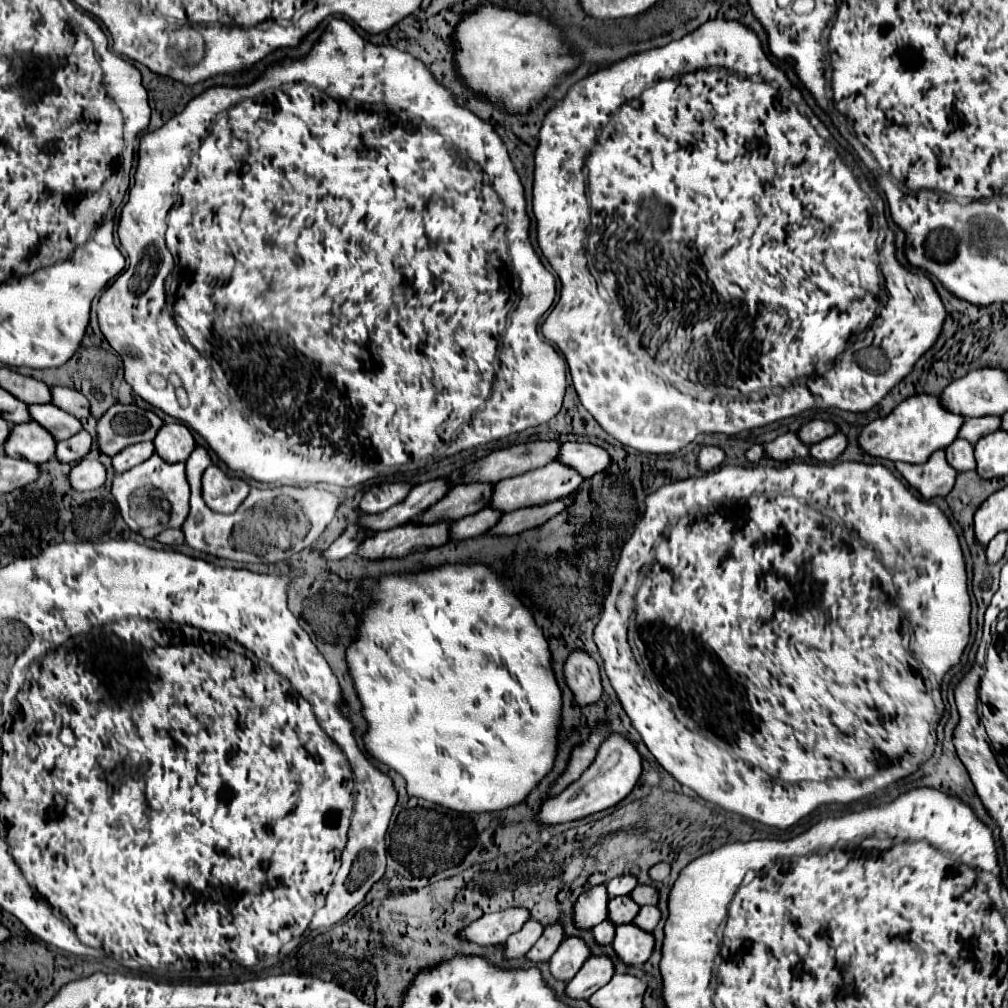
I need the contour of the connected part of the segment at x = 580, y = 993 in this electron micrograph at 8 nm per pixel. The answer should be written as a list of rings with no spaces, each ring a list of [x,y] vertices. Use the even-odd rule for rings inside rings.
[[[591,956],[575,978],[567,984],[567,994],[571,998],[589,998],[599,988],[603,988],[615,974],[615,964],[609,956]]]

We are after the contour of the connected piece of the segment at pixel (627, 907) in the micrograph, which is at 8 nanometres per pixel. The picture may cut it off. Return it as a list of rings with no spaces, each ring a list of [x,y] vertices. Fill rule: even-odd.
[[[617,896],[609,900],[609,920],[615,924],[629,924],[637,916],[639,906],[633,904],[631,896]]]

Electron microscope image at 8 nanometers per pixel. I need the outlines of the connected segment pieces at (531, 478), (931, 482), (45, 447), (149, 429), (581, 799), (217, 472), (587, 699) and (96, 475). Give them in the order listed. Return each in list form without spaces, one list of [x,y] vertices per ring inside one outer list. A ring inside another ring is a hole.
[[[551,462],[543,468],[525,472],[521,476],[513,476],[513,478],[505,478],[501,482],[497,482],[495,490],[493,490],[493,500],[491,506],[501,510],[501,512],[513,512],[525,506],[537,506],[537,504],[545,504],[545,502],[553,502],[559,500],[567,494],[571,494],[577,486],[581,486],[585,478],[581,474],[577,474],[577,470],[569,468],[569,466],[561,466],[559,462]]]
[[[945,450],[933,452],[925,464],[895,462],[895,468],[925,498],[947,496],[957,480],[957,472],[953,472],[953,468],[949,468],[949,462],[945,460]]]
[[[35,422],[13,426],[5,442],[7,456],[25,458],[35,464],[53,460],[55,450],[57,450],[57,442],[53,440],[53,434],[49,434],[45,428],[41,428],[41,424]]]
[[[115,404],[111,406],[97,424],[97,432],[99,432],[99,448],[103,454],[107,456],[115,456],[119,454],[123,448],[137,444],[137,442],[145,442],[145,440],[153,440],[159,432],[159,428],[163,426],[163,420],[147,408],[139,408],[137,404]]]
[[[619,734],[609,736],[601,744],[593,764],[581,774],[579,780],[569,784],[561,794],[547,800],[541,806],[541,812],[537,814],[537,820],[545,822],[545,824],[561,824],[561,822],[571,822],[571,820],[583,818],[587,814],[611,808],[633,790],[639,776],[641,776],[641,756],[639,756],[639,752],[623,736],[619,736]]]
[[[209,466],[203,474],[203,498],[215,512],[233,514],[249,492],[251,486],[243,478],[227,476],[219,466]]]
[[[577,650],[567,658],[565,680],[567,680],[569,688],[573,690],[579,706],[597,702],[603,692],[597,662],[583,650]]]
[[[83,458],[69,474],[71,478],[71,486],[79,492],[85,492],[85,490],[97,490],[105,484],[105,478],[107,478],[107,472],[105,472],[105,466],[99,462],[99,460],[89,460],[89,458]]]

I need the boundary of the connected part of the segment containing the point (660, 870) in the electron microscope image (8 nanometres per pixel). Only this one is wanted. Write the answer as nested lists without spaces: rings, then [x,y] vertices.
[[[659,862],[659,864],[655,864],[655,866],[649,870],[649,876],[651,876],[651,880],[655,880],[655,882],[661,882],[661,880],[665,880],[665,878],[669,876],[669,872],[671,872],[669,864],[665,864],[665,862]]]

